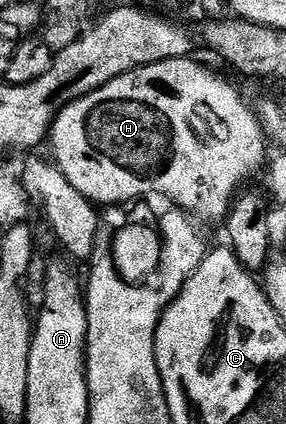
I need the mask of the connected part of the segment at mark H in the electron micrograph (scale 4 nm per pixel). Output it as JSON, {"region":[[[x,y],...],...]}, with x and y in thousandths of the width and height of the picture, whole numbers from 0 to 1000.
{"region":[[[678,137],[594,139],[483,158],[381,191],[381,200],[231,243],[171,311],[192,392],[269,455],[336,483],[444,479],[497,460],[573,460],[612,476],[601,481],[622,495],[678,502],[699,519],[790,519],[811,472],[864,436],[846,432],[923,401],[941,375],[941,330],[888,250],[836,226],[801,189],[752,175],[766,172]]]}

